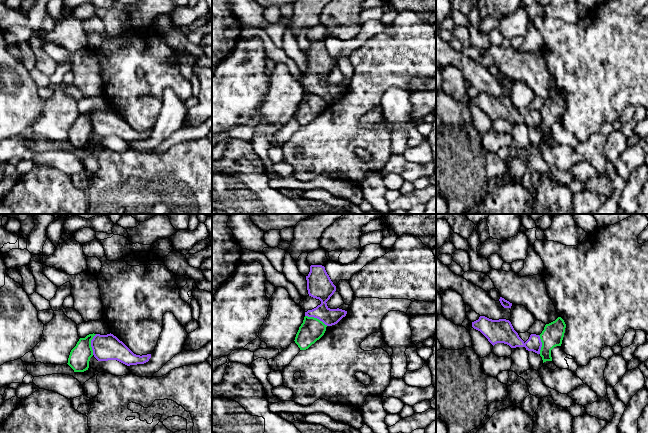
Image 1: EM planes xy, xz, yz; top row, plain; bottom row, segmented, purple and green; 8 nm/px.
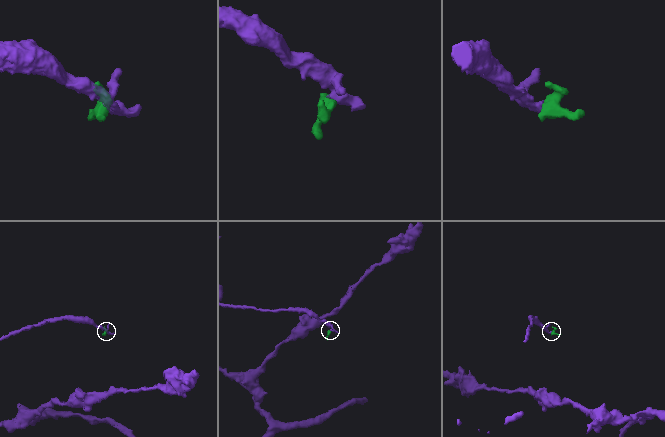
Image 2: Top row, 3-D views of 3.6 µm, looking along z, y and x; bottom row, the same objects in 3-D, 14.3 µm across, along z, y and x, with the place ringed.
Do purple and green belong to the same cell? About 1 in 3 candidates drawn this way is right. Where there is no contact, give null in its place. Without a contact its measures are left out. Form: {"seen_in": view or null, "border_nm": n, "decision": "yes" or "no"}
{"seen_in": "xz", "border_nm": 200, "decision": "no"}

